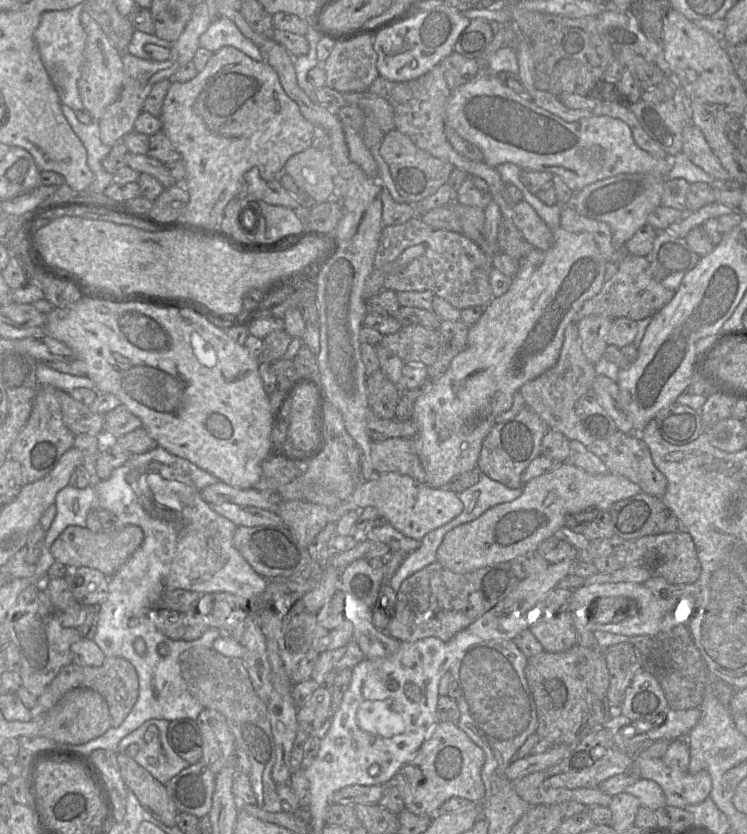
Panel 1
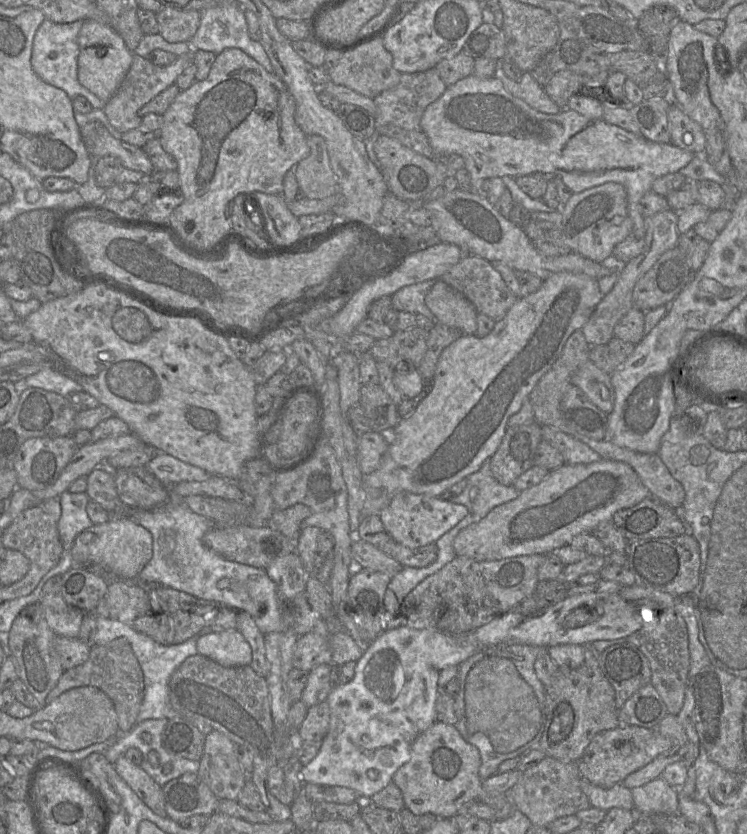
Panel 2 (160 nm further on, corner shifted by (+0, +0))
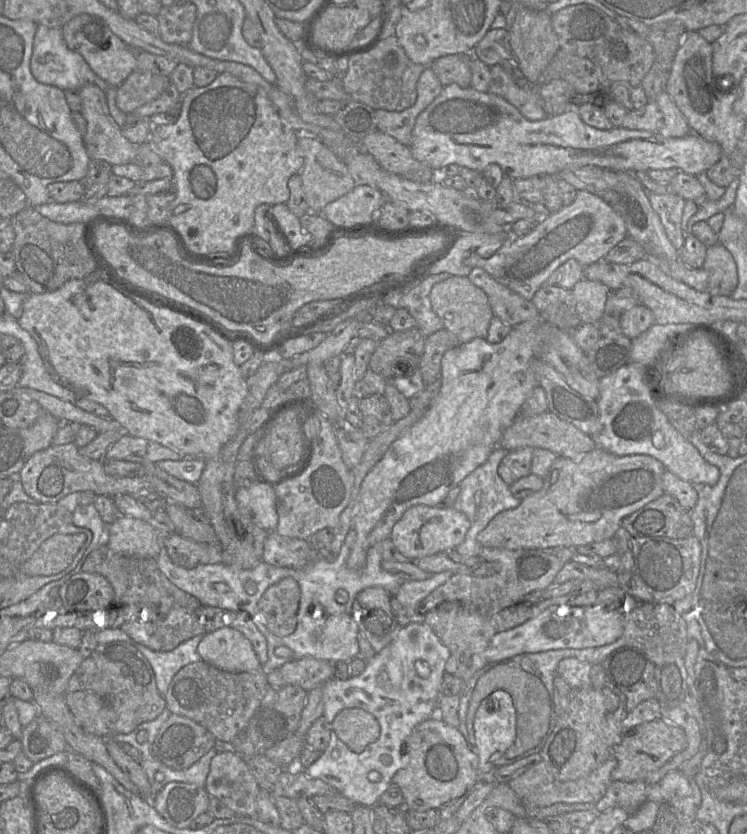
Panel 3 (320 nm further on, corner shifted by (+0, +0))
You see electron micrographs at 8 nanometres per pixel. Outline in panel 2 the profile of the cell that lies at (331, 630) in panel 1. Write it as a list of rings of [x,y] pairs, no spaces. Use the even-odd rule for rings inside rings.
[[[310,632],[299,636],[293,652],[293,667],[310,672],[321,664],[332,664],[329,637]]]

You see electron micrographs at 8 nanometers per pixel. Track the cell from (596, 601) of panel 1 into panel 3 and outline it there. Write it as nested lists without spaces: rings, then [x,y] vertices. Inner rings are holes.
[[[567,604],[551,606],[519,626],[497,631],[485,650],[486,664],[500,662],[525,653],[600,647],[616,641],[622,636],[623,630],[622,610],[604,609],[596,604],[585,607]]]

